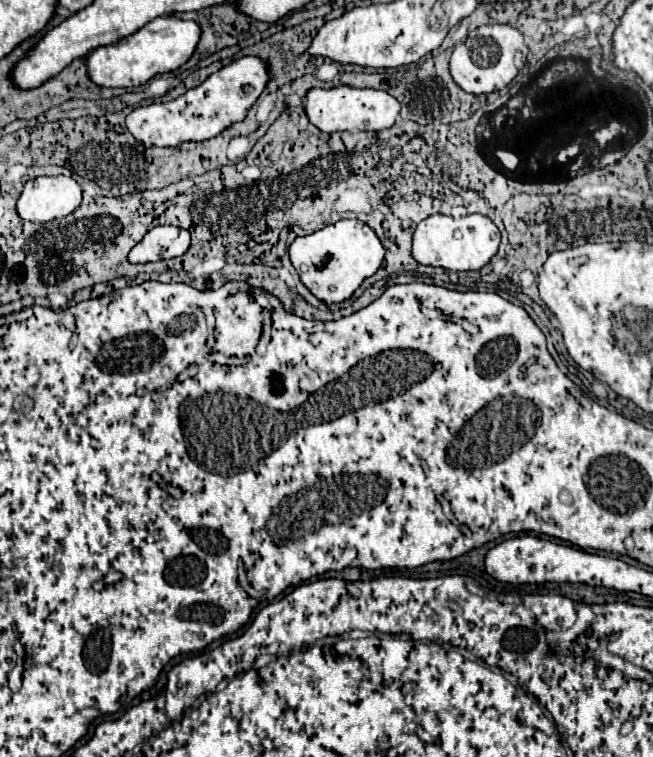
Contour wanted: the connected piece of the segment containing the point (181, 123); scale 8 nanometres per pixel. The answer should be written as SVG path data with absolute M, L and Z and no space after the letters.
M243 56L215 74L211 74L203 84L185 92L183 96L171 102L153 102L141 108L135 108L127 116L127 130L145 146L179 146L183 142L205 142L219 136L225 128L235 122L245 120L251 106L257 102L265 86L269 84L269 64L259 56Z

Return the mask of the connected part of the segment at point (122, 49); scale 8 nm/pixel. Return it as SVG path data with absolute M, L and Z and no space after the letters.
M159 16L147 22L135 34L125 36L115 44L95 48L87 56L87 70L91 72L91 80L95 80L95 84L99 86L137 88L159 74L167 74L183 66L193 56L199 40L201 26L197 22L181 20L177 16Z

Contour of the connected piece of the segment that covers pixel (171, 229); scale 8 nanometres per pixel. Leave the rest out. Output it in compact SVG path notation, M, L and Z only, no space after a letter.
M155 226L143 240L129 252L131 264L147 264L165 258L183 256L189 250L189 232L175 226Z

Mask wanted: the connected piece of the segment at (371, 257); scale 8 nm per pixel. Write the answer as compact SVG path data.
M339 220L309 236L297 238L289 246L291 264L309 292L325 304L339 304L353 296L363 280L371 278L381 262L385 248L377 234L359 220Z

